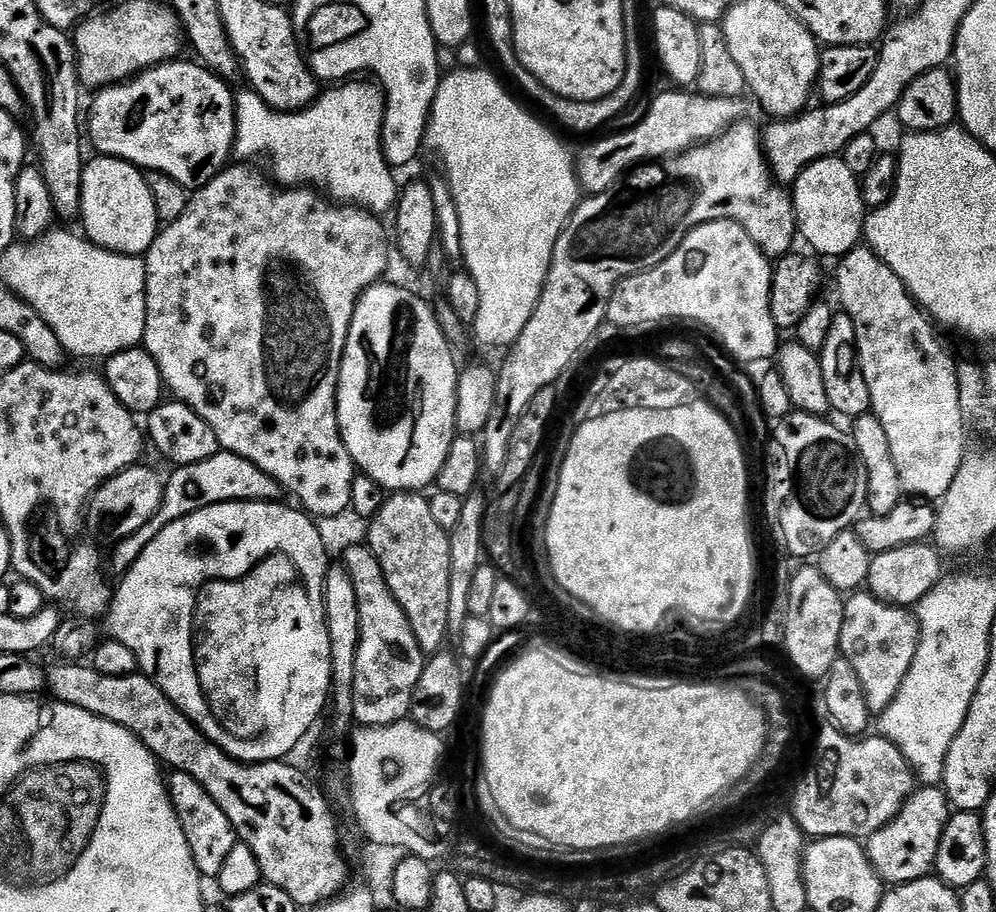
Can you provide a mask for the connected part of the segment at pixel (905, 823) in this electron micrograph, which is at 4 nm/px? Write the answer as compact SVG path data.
M917 787L900 807L898 815L866 841L868 860L876 868L880 879L892 886L925 879L935 869L936 855L949 815L950 801L943 787Z

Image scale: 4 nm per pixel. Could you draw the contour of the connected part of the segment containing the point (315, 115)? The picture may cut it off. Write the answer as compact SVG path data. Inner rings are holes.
M344 82L339 86L332 86L328 93L326 91L319 97L318 100L311 107L305 108L303 111L296 111L294 113L276 111L266 103L253 90L246 90L240 96L235 97L236 101L236 143L234 145L235 155L240 158L248 158L244 156L264 156L268 155L272 159L272 164L276 167L275 179L284 186L300 186L303 184L328 184L328 188L333 192L335 199L340 202L349 202L351 205L359 206L373 214L381 214L380 212L391 213L397 207L398 201L398 186L396 188L396 180L394 169L389 164L387 158L384 156L384 145L382 137L384 134L384 109L386 107L386 97L379 85L379 83L371 82L372 84L352 84L356 82Z

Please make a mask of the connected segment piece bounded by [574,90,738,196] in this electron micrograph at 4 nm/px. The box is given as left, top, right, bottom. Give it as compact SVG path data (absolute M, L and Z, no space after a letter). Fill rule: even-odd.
M672 90L664 92L648 108L648 113L640 120L637 128L628 128L617 136L608 136L575 157L576 179L588 196L597 196L615 188L618 181L633 168L645 162L659 162L669 156L679 156L681 152L721 136L725 130L737 123L737 101L702 96L692 90Z

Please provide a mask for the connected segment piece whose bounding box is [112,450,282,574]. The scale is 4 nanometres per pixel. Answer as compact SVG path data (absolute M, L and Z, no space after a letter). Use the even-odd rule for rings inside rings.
M221 450L215 452L210 458L206 458L206 462L182 464L173 472L176 473L172 477L169 475L164 485L164 497L162 506L158 506L158 514L154 514L154 518L150 518L150 522L146 522L146 526L142 526L142 530L130 534L113 547L116 549L112 552L112 568L117 574L129 572L134 566L134 562L138 562L138 558L142 558L142 550L146 550L146 546L150 546L150 542L154 542L154 538L158 538L158 534L162 534L162 530L166 530L166 526L202 510L206 506L230 504L234 500L276 502L282 496L280 483L273 476L268 476L261 468L254 466L254 462L233 452Z

